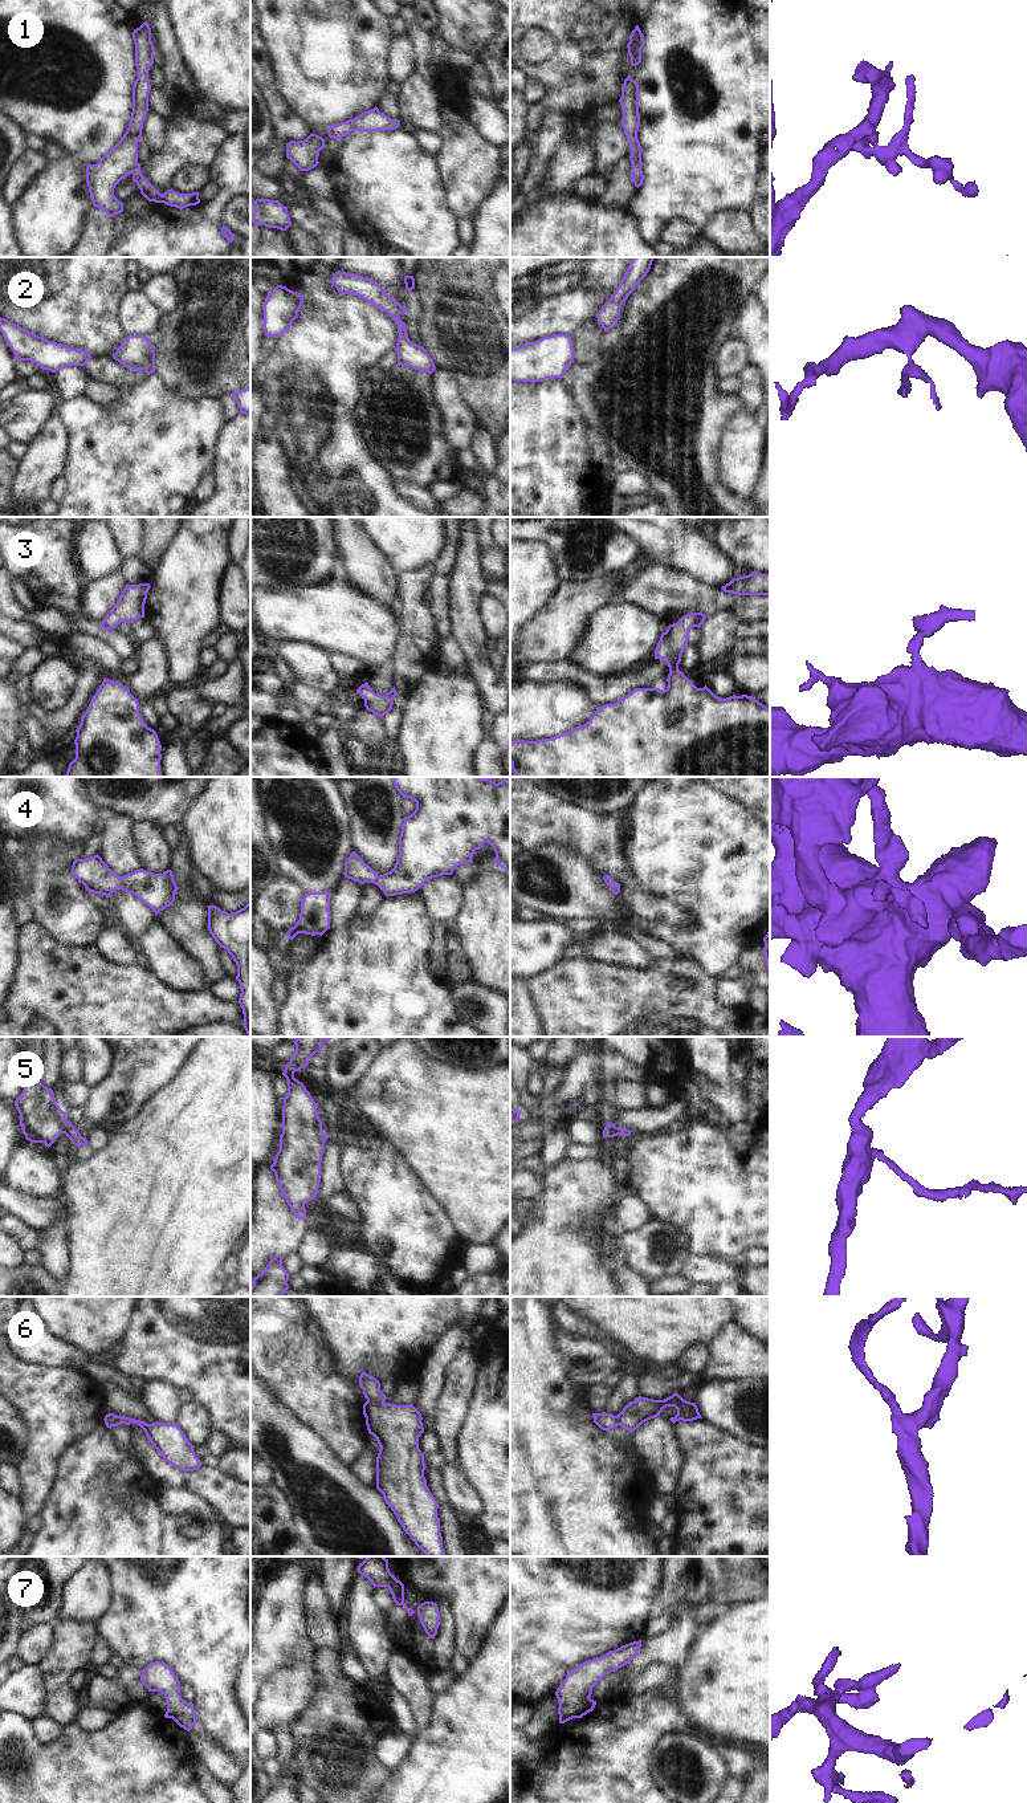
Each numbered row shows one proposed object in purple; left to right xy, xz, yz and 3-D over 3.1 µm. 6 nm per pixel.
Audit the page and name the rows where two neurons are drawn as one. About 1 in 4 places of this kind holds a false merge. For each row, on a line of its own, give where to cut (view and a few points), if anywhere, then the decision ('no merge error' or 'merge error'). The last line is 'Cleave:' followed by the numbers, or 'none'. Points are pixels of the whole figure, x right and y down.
1: cut none; no merge error
2: cut none; no merge error
3: cut none; no merge error
4: cut none; no merge error
5: cut xy (68, 1122), (62, 1132); merge error
6: cut xz (367, 1400), (383, 1403); merge error
7: cut none; no merge error
Cleave: 5, 6

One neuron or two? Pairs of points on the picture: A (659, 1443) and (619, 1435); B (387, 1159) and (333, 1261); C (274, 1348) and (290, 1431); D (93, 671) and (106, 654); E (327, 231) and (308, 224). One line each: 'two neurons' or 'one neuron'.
A: two neurons
B: two neurons
C: two neurons
D: two neurons
E: one neuron

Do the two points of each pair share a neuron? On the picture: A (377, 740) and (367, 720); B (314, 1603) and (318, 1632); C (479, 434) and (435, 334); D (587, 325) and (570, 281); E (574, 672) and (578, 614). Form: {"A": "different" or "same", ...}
{"A": "same", "B": "same", "C": "different", "D": "different", "E": "different"}

